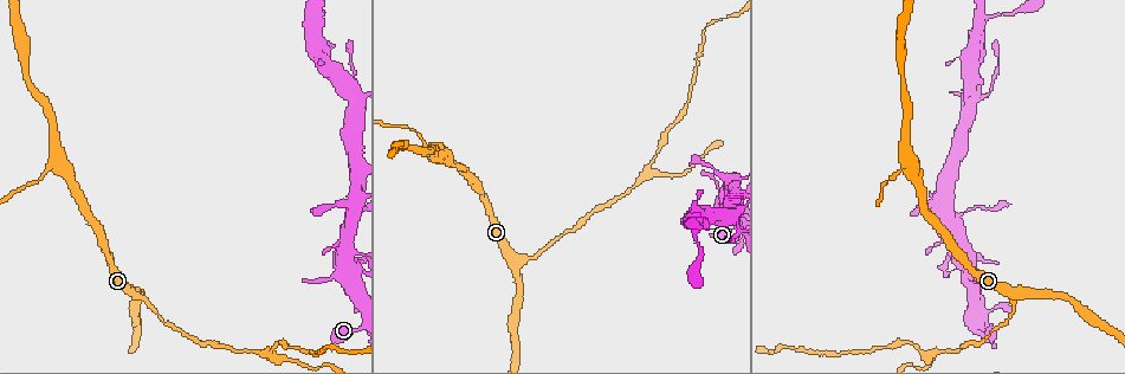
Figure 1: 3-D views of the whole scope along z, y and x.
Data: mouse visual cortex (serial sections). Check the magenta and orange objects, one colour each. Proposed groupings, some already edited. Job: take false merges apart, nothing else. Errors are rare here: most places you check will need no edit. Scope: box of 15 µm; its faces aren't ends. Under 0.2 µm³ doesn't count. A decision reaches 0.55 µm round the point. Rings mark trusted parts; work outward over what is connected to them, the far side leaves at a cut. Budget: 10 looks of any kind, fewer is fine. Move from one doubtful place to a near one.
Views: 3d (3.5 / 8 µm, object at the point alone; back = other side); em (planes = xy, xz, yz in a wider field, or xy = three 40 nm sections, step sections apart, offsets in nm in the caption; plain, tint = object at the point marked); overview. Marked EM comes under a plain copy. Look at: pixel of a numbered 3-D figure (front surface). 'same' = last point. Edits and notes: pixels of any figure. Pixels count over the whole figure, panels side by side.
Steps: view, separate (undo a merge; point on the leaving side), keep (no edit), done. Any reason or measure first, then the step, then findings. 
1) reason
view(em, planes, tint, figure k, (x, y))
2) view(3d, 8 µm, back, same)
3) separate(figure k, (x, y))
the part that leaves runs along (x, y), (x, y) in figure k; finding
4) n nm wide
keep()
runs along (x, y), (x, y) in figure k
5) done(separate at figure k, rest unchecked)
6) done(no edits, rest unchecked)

sudden change in width
view(3d, 3.5 µm, figure 1, (1012, 306))

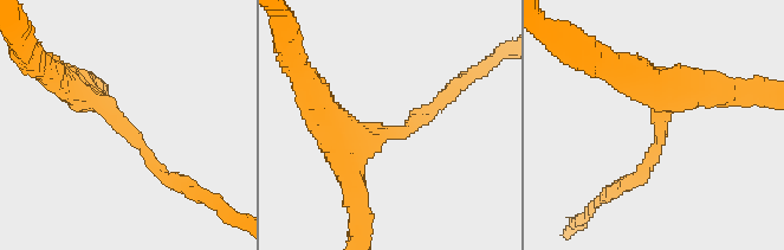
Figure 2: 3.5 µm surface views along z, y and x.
view(em, xy, step 2, tint, figure 2, (387, 134))

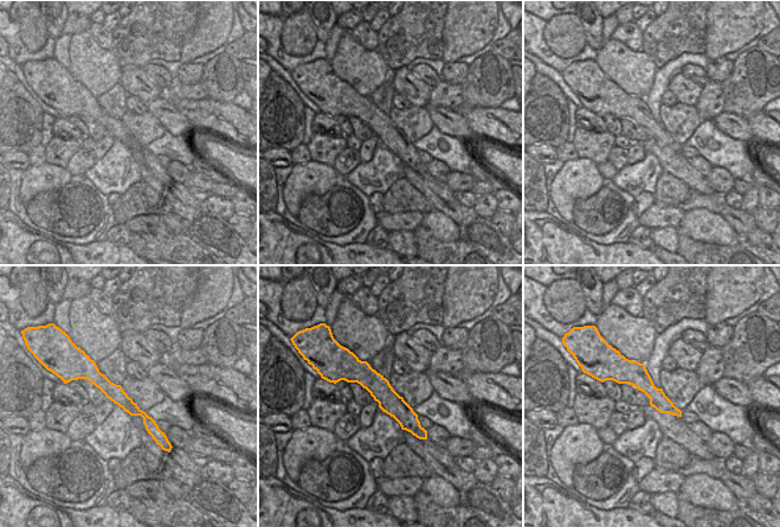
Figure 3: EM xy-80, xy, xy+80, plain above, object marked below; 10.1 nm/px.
keep()
continuous, no second cell

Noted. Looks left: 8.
abrupt turn
view(3d, 8 µm, figure 1, (356, 261))

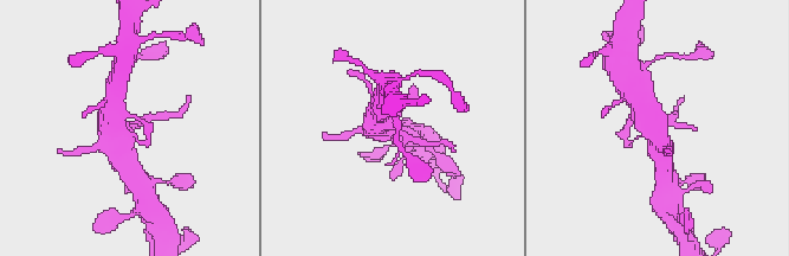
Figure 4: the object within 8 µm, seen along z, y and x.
view(em, planes, tint, figure 4, (121, 133))

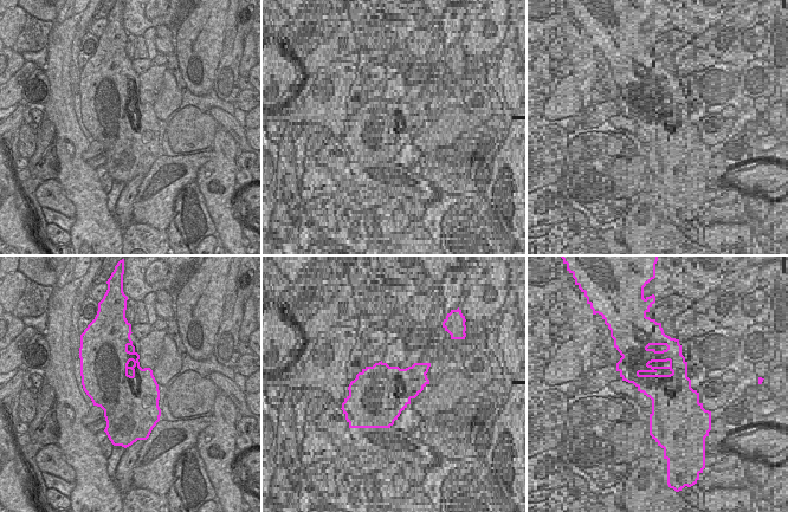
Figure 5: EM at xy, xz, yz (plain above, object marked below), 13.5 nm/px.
keep()
runs along (664, 168), (657, 125), (644, 108) in figure 4; all the same cell

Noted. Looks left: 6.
view(3d, 3.5 µm, figure 1, (980, 99))

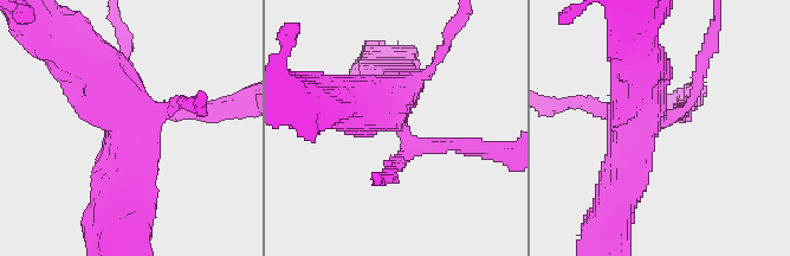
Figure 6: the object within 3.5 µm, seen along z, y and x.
now the EM
view(em, xy, step 2, tint, figure 6, (398, 123))

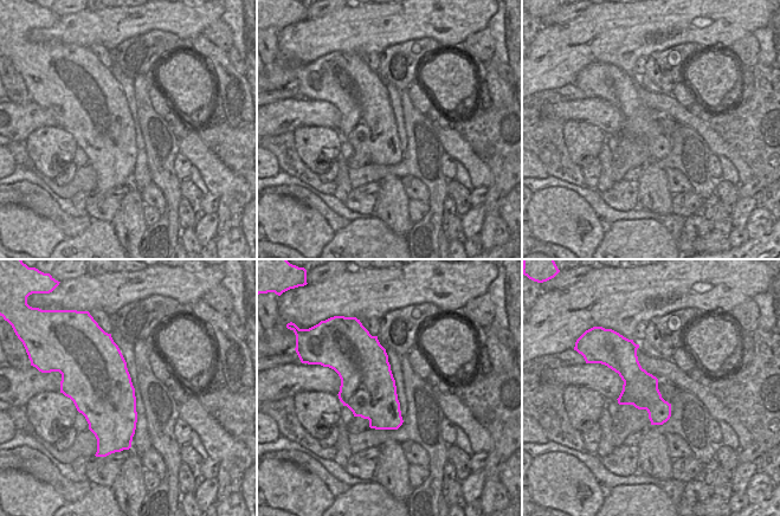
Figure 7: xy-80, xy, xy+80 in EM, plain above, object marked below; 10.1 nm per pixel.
keep()
runs along (124, 187), (128, 115), (70, 56) in figure 6; one cell here

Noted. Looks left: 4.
arms part here
view(3d, 3.5 µm, figure 1, (929, 356))

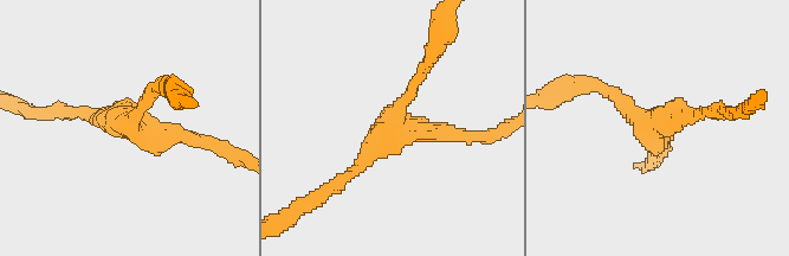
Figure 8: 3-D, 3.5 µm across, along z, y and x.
3 arms; arms of 150, 200, 250 nm
view(em, xy, step 3, tint, figure 8, (128, 122))

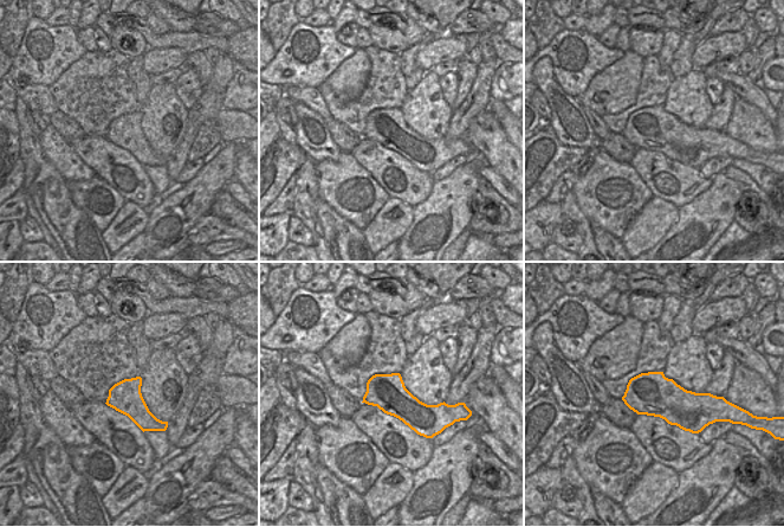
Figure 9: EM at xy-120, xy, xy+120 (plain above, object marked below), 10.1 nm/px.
keep()
runs along (337, 184), (392, 132), (421, 75) in figure 8; all the same cell

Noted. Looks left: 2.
done(no edits, rest unchecked)

